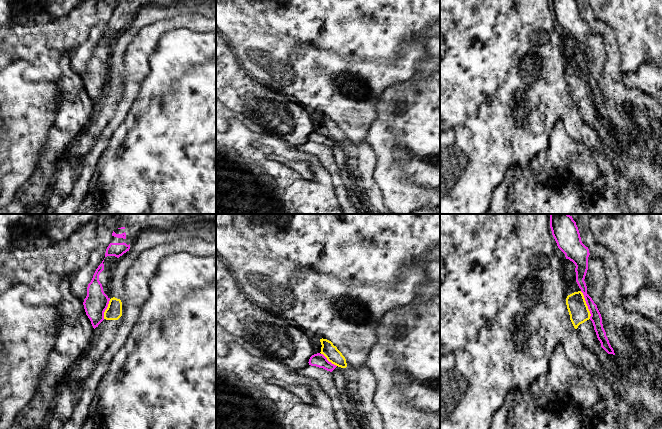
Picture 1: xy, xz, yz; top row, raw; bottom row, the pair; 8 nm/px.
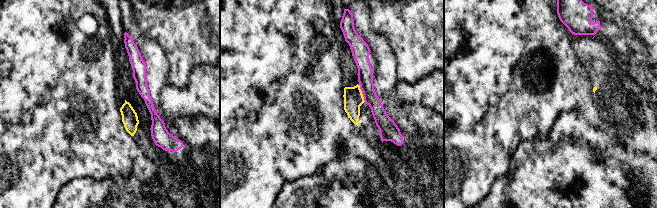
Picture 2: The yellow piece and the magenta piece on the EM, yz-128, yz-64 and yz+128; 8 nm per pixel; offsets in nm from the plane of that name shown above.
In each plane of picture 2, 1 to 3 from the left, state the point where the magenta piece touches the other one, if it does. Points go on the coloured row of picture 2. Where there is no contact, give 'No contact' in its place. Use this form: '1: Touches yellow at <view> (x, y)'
1: No contact
2: Touches yellow at yz-64 (361, 93)
3: No contact

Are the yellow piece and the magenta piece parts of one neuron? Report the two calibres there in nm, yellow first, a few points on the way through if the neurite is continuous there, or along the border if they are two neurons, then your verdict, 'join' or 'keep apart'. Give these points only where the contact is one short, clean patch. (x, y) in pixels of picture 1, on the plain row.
160/90 nm | along yz (580, 67), (584, 73), (590, 94) | keep apart

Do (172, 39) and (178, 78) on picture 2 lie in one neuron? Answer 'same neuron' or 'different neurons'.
same neuron

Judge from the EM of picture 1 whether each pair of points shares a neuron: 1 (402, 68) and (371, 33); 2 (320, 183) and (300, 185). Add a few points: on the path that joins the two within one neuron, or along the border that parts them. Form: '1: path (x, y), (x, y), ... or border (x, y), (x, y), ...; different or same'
1: path (392, 64), (371, 43); same
2: path (315, 185), (305, 185); same

